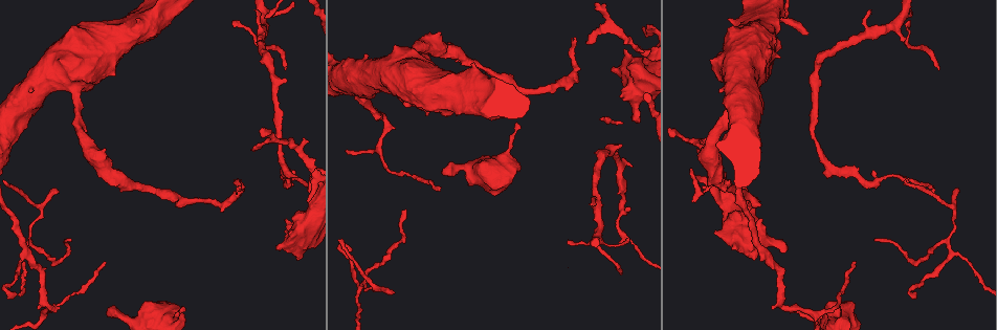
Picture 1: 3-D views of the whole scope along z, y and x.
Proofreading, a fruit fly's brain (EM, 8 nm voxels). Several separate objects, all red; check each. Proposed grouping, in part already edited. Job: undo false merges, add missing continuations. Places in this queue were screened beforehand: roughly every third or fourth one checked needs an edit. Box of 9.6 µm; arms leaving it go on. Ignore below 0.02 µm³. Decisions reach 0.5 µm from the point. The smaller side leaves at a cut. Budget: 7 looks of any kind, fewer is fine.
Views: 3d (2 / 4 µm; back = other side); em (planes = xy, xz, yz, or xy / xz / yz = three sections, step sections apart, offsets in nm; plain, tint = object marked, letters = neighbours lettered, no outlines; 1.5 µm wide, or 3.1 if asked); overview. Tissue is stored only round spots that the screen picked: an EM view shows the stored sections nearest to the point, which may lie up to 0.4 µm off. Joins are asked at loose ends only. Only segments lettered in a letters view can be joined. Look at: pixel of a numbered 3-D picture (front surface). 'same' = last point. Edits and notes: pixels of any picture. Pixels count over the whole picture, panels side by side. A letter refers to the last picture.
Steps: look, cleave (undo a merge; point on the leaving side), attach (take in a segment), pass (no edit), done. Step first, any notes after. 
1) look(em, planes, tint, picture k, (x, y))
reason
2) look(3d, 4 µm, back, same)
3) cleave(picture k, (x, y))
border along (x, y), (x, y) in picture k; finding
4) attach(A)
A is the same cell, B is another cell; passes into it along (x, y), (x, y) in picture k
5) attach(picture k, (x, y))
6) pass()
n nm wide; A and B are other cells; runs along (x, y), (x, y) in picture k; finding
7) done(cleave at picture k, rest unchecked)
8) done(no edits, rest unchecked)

look(3d, 4 µm, picture 1, (59, 192))
tapers out

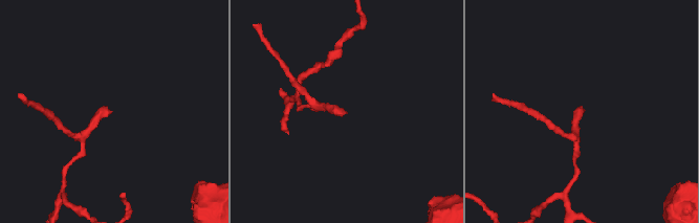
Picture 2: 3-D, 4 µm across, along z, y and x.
look(em, xy, step 8, plain, picture 2, (110, 113))

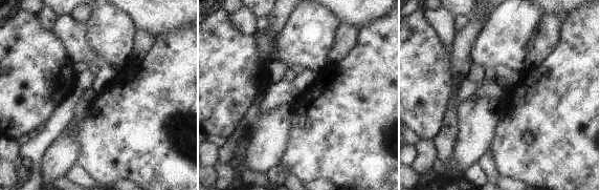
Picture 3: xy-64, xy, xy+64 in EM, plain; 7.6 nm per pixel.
look(em, xy, step 8, letters, same)

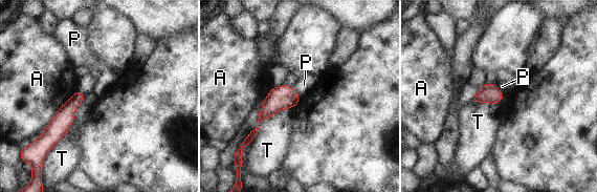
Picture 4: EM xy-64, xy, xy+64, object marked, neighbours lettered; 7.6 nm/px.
pass()
140 nm wide; A, P and T are other cells; runs along (81, 96), (53, 132), (53, 141) in picture 4; no lettered segment goes on from it

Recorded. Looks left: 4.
look(3d, 4 µm, picture 1, (405, 210))
branch stops here

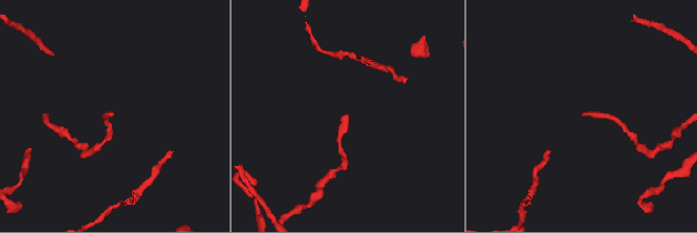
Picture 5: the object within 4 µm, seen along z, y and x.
look(em, yz, step 4, tint, picture 5, (112, 112))

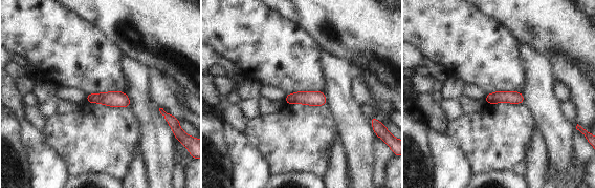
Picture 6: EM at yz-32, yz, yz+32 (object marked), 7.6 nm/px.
look(em, planes, letters, same)

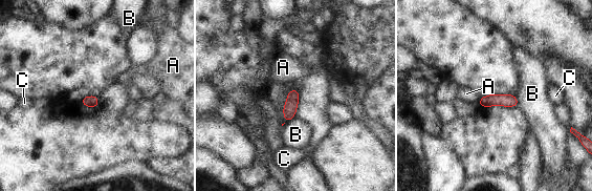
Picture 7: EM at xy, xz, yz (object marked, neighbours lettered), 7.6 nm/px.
pass()
A, B and C are other cells; none of them fits

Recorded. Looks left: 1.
done(no edits, rest unchecked)

